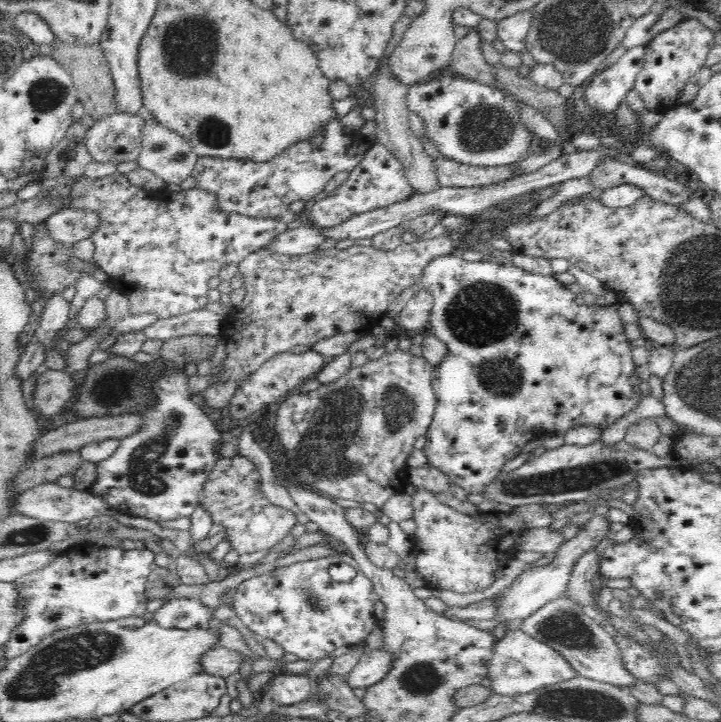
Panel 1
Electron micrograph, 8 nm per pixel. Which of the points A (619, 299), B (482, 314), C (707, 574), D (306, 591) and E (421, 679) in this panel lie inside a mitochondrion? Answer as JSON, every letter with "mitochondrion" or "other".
{"A":"other","B":"mitochondrion","C":"other","D":"mitochondrion","E":"mitochondrion"}

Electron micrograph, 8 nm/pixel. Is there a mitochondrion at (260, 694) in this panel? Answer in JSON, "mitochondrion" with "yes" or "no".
{"mitochondrion":"no"}

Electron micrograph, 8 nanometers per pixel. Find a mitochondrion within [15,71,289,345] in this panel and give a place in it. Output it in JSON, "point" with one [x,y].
{"point":[47,94]}

